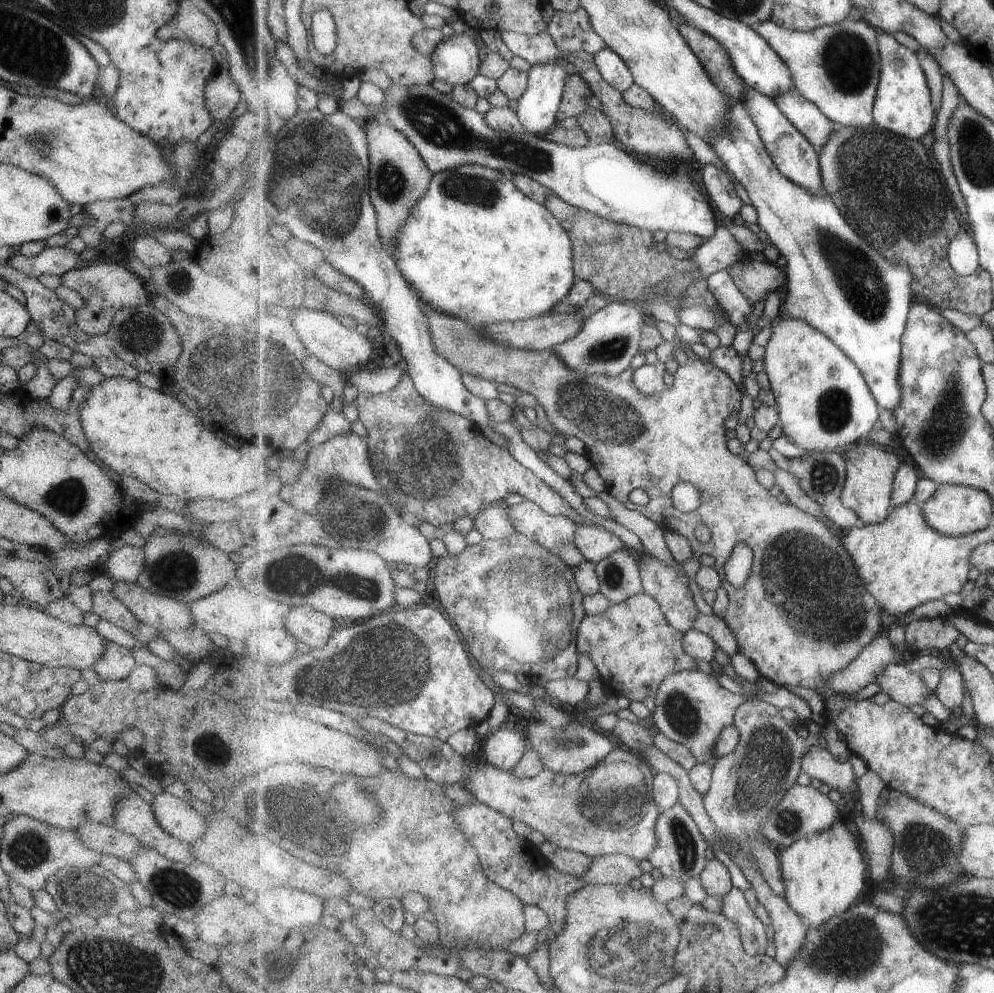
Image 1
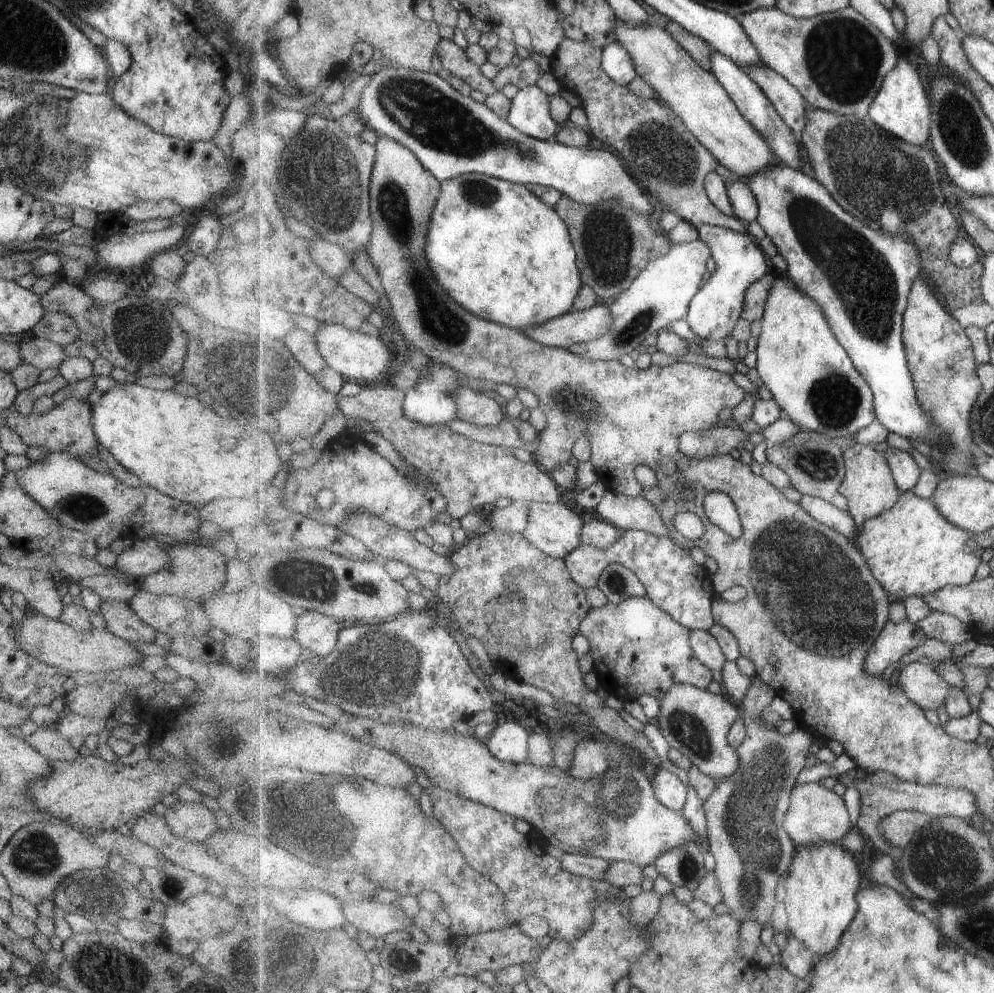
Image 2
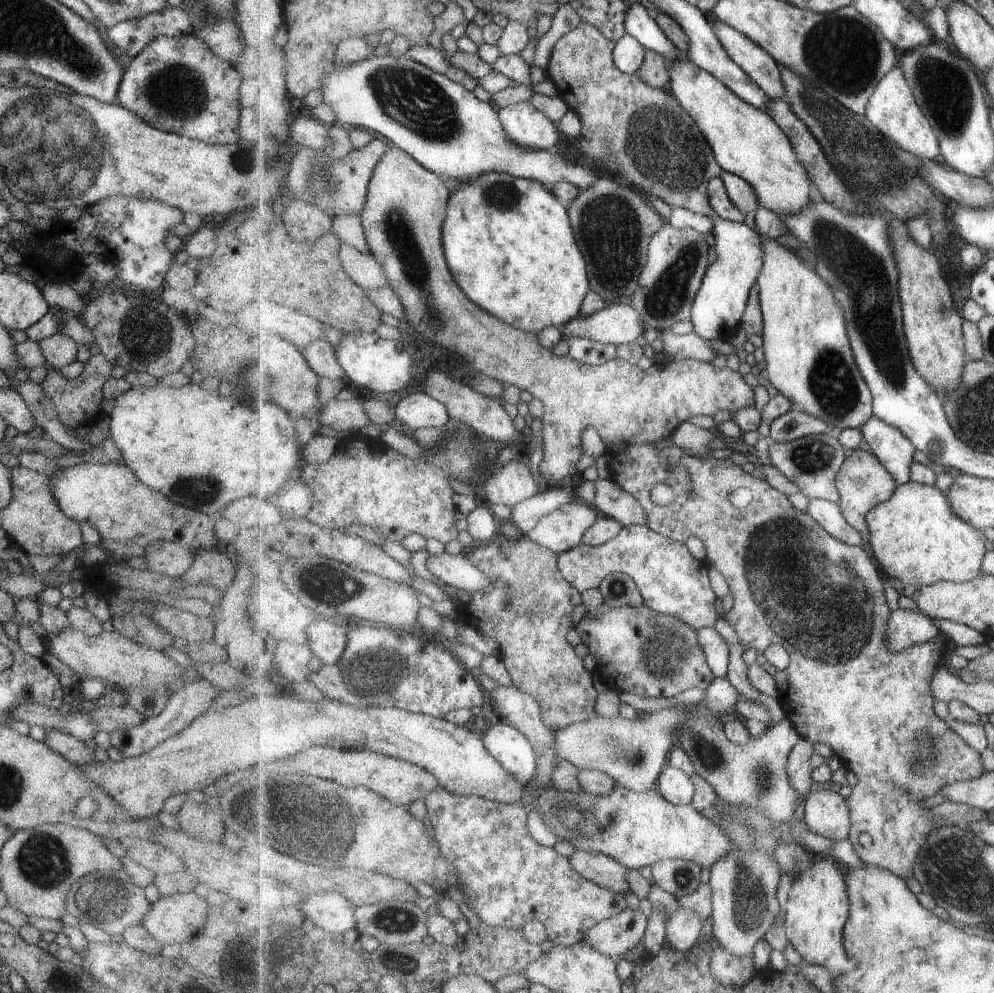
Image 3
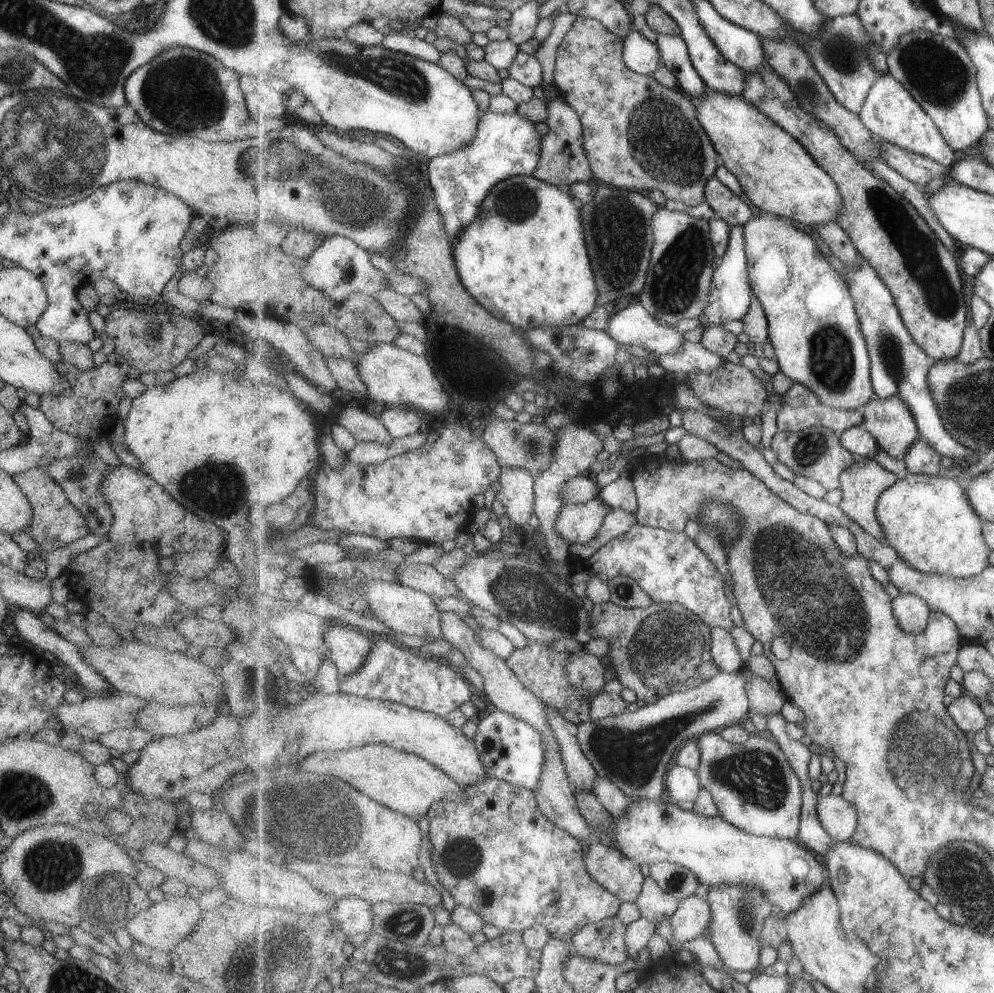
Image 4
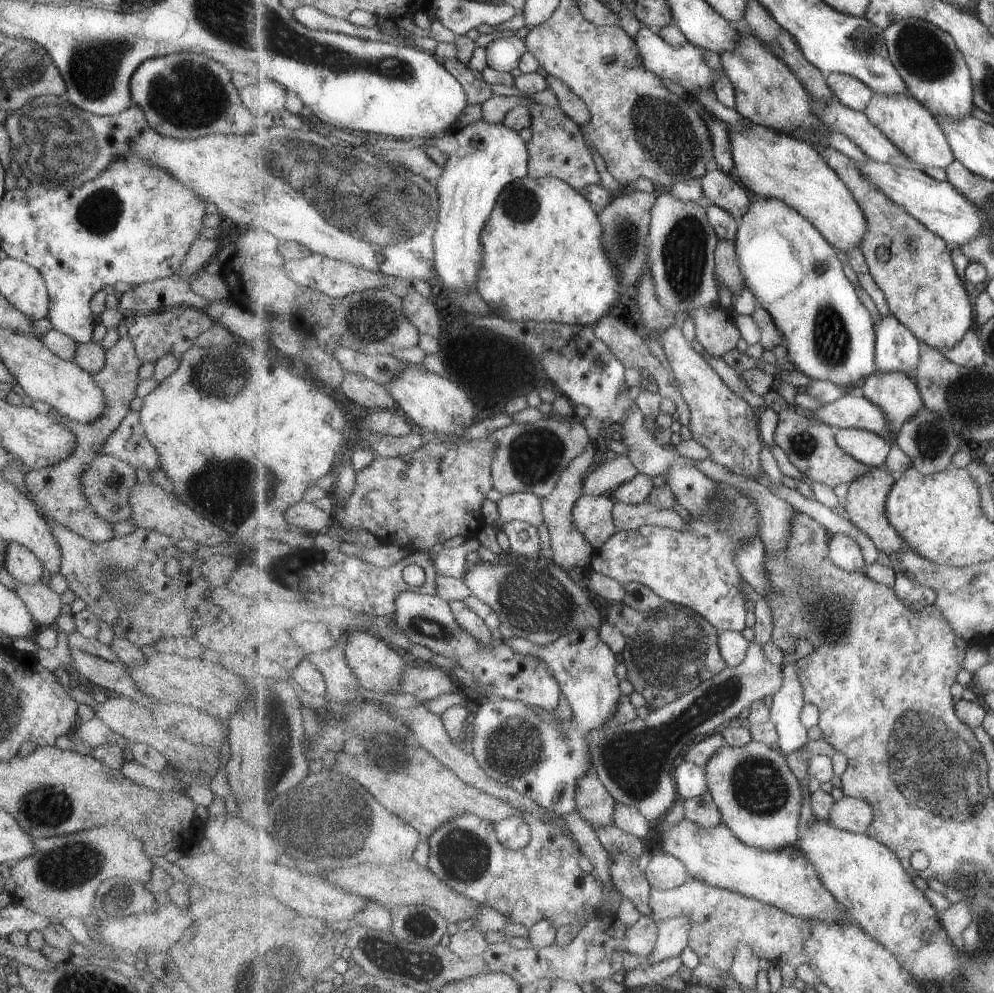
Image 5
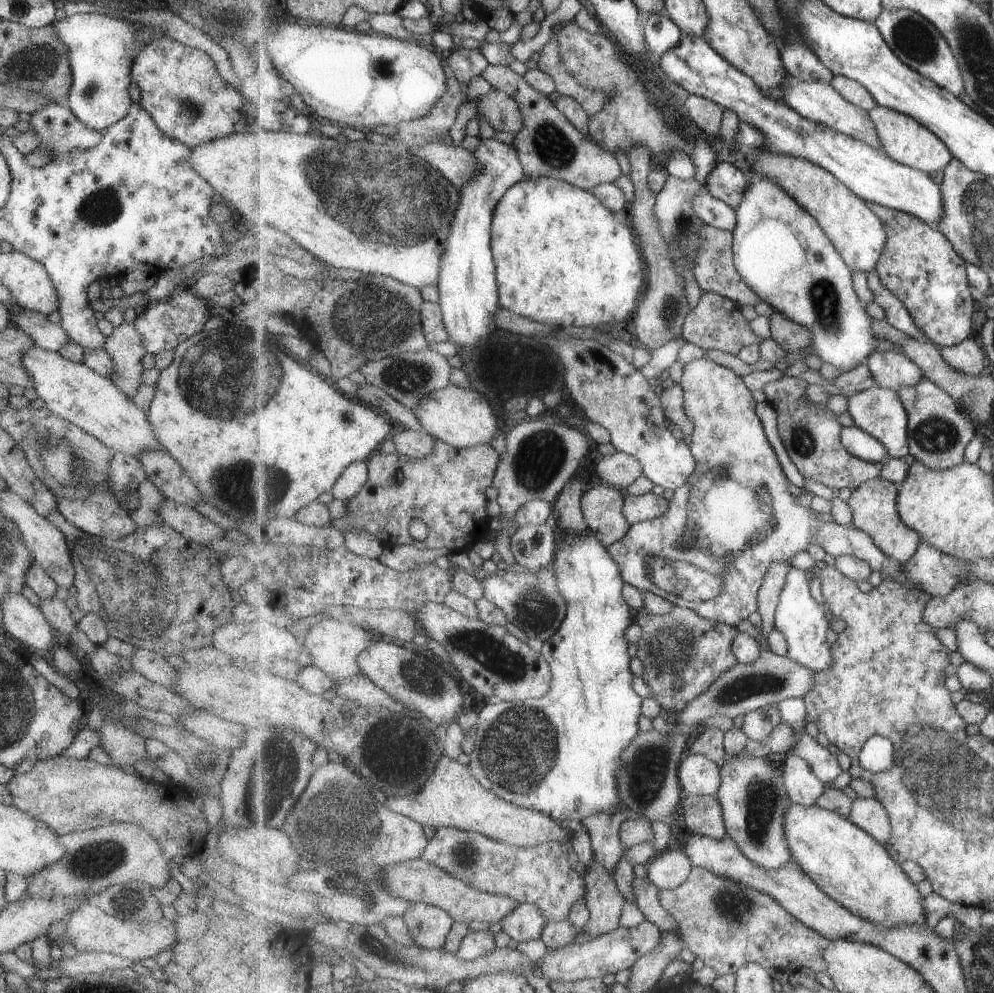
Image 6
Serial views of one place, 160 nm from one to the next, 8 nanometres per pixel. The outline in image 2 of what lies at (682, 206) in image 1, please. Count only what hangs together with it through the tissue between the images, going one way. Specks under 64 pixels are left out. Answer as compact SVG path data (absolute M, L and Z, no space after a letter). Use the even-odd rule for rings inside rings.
M386 67L373 74L371 80L367 78L360 81L352 92L360 99L357 110L360 111L367 128L379 132L383 137L402 142L441 182L463 173L483 173L526 186L545 185L584 205L613 199L628 209L647 216L651 216L653 209L659 206L649 193L639 188L637 181L623 164L623 158L614 150L597 144L591 147L574 147L561 144L557 140L544 141L529 136L516 129L508 120L501 118L485 102L480 104L461 94L449 80L441 78L441 75L405 67ZM705 223L695 226L700 232L700 238L711 247L718 269L715 274L707 275L701 290L691 301L690 312L686 314L685 320L701 339L722 341L727 335L731 335L737 320L742 318L745 291L772 268L768 256L757 243L758 240L749 233L743 234Z

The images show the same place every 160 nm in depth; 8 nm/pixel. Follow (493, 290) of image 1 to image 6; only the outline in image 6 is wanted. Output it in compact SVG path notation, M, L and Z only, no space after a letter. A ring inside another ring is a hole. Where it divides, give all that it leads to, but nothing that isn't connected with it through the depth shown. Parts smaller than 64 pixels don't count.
M545 177L533 179L524 179L522 182L515 184L511 190L503 196L502 202L499 202L498 209L495 210L495 217L492 223L492 250L494 251L494 260L497 268L499 303L502 308L511 310L517 315L536 321L542 325L552 328L562 327L597 327L603 325L611 326L614 322L625 322L629 320L637 300L641 298L645 283L649 276L649 266L645 258L645 250L639 250L633 230L625 224L623 215L609 210L603 205L593 192L583 190L575 184L570 184L567 180L561 178Z

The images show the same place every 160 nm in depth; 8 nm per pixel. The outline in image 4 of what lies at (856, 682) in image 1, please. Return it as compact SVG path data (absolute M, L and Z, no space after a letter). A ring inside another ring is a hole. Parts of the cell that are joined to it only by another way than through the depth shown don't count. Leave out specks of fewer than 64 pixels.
M901 594L894 600L894 615L907 633L921 634L930 623L931 611L928 602L917 595Z

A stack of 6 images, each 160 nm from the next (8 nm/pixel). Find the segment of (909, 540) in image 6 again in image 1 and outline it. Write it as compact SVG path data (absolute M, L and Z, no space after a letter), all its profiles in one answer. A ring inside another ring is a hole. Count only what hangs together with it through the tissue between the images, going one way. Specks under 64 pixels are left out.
M866 441L857 442L845 450L843 455L848 468L848 477L842 492L842 501L867 525L886 521L893 509L894 480L901 466L899 458L894 451L887 452L879 445Z

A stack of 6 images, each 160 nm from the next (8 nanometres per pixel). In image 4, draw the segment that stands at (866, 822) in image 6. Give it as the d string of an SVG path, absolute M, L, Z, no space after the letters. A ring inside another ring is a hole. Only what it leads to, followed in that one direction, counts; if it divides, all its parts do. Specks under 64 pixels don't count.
M821 795L818 798L818 813L825 830L839 842L849 842L858 829L858 810L842 795Z

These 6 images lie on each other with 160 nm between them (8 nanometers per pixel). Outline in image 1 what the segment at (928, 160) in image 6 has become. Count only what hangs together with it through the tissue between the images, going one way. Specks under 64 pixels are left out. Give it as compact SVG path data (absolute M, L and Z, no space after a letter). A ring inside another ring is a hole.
M879 31L878 43L882 60L882 73L878 97L874 104L874 122L888 131L919 140L925 136L937 118L926 70L923 70L919 55L903 46L895 34Z

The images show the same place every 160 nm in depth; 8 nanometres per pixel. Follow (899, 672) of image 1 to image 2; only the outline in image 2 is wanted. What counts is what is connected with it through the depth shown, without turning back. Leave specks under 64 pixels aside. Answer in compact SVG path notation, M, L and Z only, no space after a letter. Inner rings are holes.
M918 661L902 668L898 676L898 684L907 696L924 710L935 710L943 706L953 688L935 672L934 667Z

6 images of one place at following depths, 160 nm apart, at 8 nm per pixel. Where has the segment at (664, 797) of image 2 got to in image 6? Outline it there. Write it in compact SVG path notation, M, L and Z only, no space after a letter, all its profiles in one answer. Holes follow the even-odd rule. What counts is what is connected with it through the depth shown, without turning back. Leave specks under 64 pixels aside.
M701 754L689 755L681 764L679 778L685 795L713 795L722 786L722 765Z

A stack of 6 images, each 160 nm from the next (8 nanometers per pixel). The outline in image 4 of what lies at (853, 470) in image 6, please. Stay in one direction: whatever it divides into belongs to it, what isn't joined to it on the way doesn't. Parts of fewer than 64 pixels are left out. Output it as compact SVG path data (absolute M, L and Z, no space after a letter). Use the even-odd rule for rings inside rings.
M802 426L797 431L778 431L774 436L771 449L778 460L795 475L812 478L820 482L828 491L835 490L841 486L841 474L856 461L856 456L842 445L840 435L827 427Z

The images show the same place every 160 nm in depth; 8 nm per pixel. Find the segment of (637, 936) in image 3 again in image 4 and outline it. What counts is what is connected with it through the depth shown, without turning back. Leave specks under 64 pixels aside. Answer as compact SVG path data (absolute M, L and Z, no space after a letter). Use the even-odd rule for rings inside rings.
M618 915L591 923L574 936L575 953L604 963L620 965L629 959L625 932L627 925Z

